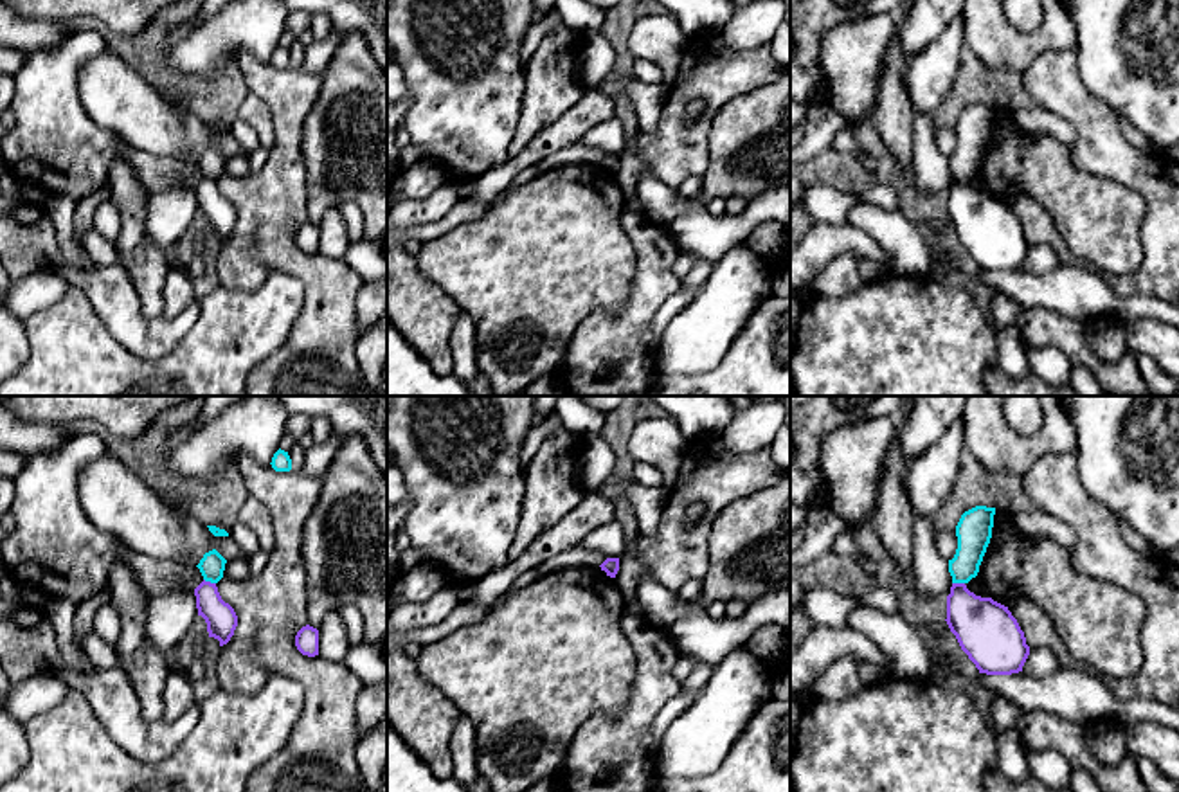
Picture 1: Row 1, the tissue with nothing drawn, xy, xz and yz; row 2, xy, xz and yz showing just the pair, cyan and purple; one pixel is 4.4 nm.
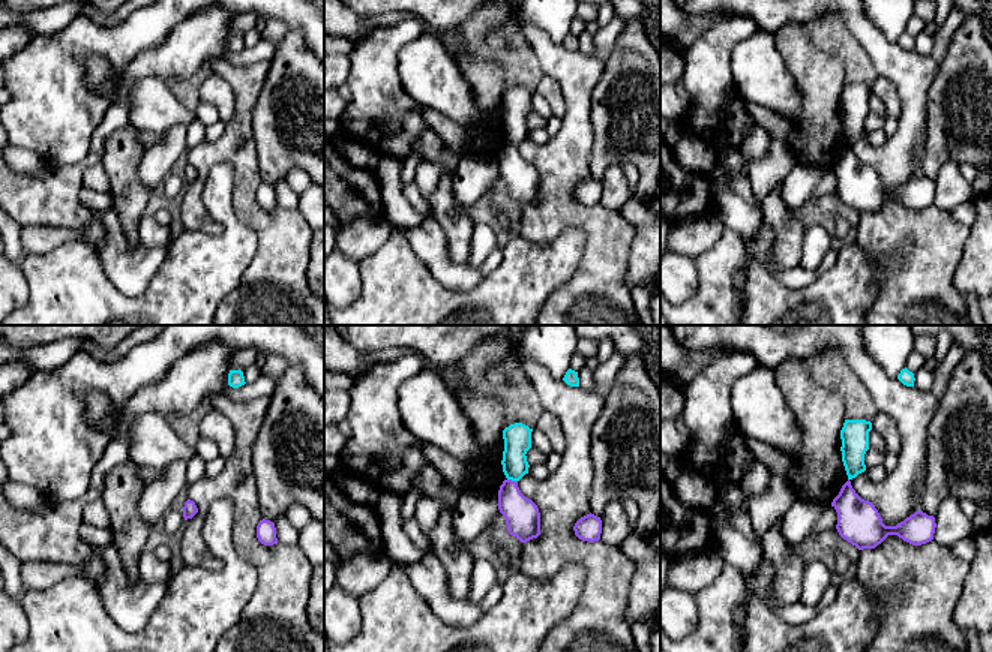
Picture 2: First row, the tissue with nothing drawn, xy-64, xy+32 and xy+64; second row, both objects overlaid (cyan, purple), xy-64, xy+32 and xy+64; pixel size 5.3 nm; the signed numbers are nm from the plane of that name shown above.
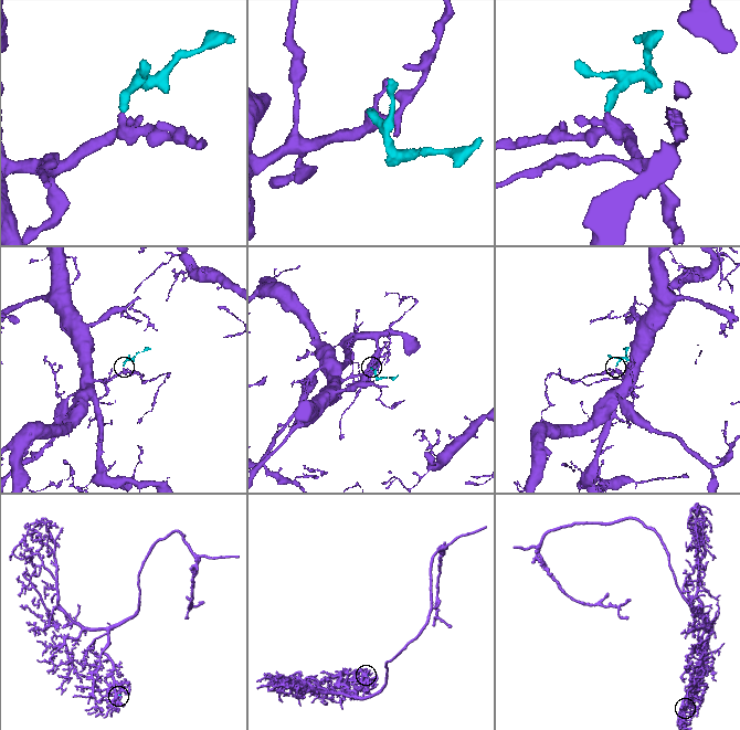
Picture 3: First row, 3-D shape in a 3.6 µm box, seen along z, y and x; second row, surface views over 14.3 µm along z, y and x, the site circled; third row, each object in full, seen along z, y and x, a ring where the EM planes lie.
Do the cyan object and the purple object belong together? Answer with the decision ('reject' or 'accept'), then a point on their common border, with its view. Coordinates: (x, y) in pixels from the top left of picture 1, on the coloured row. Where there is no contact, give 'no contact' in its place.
reject | xy (209, 580)

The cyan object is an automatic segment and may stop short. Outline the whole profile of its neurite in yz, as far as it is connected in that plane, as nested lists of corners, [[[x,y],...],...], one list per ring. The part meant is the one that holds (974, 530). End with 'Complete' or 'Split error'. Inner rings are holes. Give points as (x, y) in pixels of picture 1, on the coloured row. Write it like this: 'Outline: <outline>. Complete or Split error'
Outline: [[[976,506],[965,511],[956,526],[958,549],[949,560],[952,583],[968,583],[977,576],[979,565],[992,538],[995,508]]]. Complete

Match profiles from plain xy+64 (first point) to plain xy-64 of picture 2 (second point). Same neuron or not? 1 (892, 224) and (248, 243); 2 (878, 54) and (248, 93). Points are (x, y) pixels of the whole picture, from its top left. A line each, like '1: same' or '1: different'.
1: different
2: same

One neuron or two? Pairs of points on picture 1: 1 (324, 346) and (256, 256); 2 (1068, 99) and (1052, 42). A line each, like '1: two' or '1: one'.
1: one
2: two

